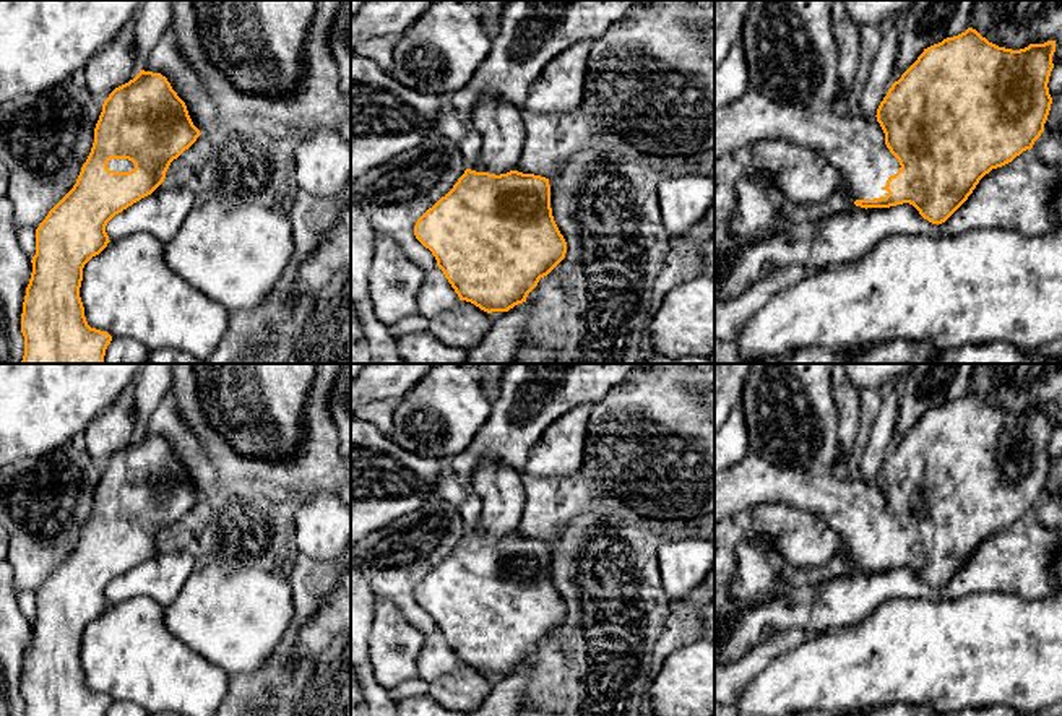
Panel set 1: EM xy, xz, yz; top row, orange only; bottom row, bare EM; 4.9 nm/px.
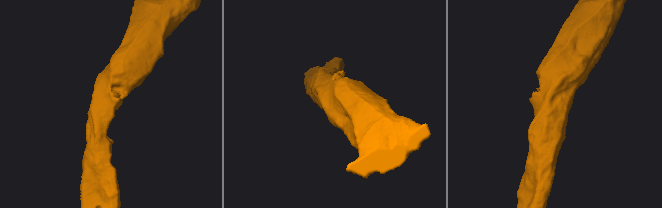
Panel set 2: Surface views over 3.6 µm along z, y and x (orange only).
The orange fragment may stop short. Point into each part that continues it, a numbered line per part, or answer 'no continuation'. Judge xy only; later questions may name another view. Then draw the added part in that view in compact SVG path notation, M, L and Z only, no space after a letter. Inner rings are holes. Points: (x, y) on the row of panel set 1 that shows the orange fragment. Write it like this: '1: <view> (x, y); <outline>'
1: xy (114, 164); M110 159L107 162L109 170L115 172L130 172L135 169L135 164L128 159Z

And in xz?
1: xz (500, 125); M481 99L469 119L471 128L482 136L476 172L507 174L516 170L526 133L521 109L505 99Z

